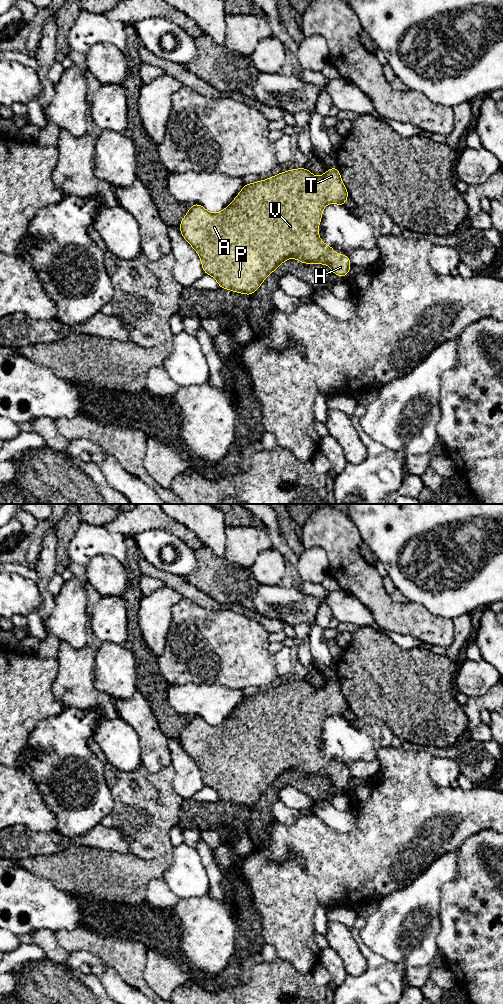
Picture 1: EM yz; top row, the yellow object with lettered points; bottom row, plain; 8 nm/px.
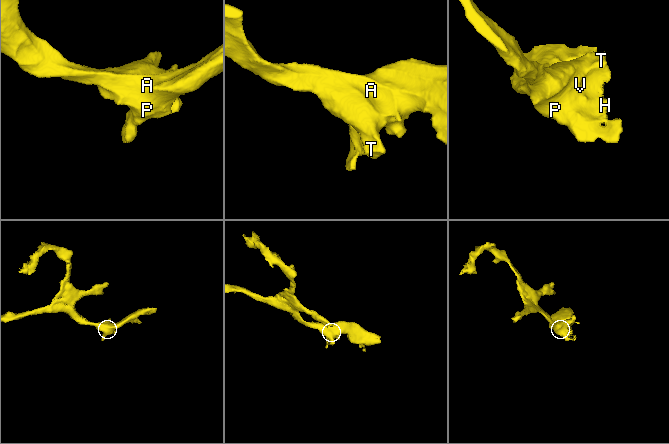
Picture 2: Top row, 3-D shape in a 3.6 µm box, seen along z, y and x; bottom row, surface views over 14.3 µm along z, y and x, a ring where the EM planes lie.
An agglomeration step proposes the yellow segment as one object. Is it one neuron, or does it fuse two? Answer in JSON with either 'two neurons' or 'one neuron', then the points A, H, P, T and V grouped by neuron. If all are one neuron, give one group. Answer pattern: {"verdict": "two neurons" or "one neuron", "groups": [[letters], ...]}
{"verdict": "one neuron", "groups": [["A", "H", "P", "T", "V"]]}

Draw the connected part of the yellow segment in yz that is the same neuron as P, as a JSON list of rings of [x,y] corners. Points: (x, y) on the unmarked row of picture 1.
[[[337,679],[316,689],[305,680],[288,682],[264,693],[245,696],[233,714],[219,725],[210,725],[200,716],[192,716],[179,738],[184,751],[199,767],[205,786],[213,788],[220,800],[252,807],[265,790],[289,770],[305,776],[327,776],[332,784],[346,789],[350,769],[336,766],[333,759],[325,757],[318,747],[323,720],[330,715],[345,718],[349,709]]]

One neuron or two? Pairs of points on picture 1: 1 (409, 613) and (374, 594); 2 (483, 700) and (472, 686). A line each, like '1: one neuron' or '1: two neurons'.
1: one neuron
2: two neurons

